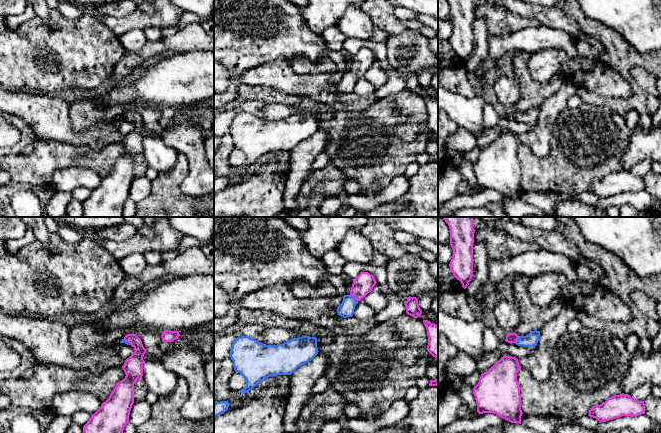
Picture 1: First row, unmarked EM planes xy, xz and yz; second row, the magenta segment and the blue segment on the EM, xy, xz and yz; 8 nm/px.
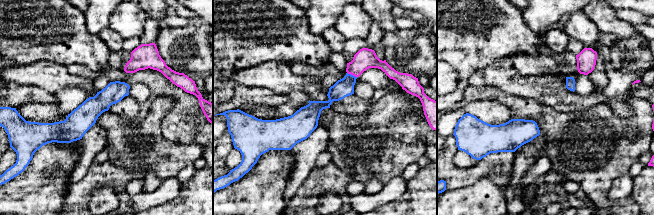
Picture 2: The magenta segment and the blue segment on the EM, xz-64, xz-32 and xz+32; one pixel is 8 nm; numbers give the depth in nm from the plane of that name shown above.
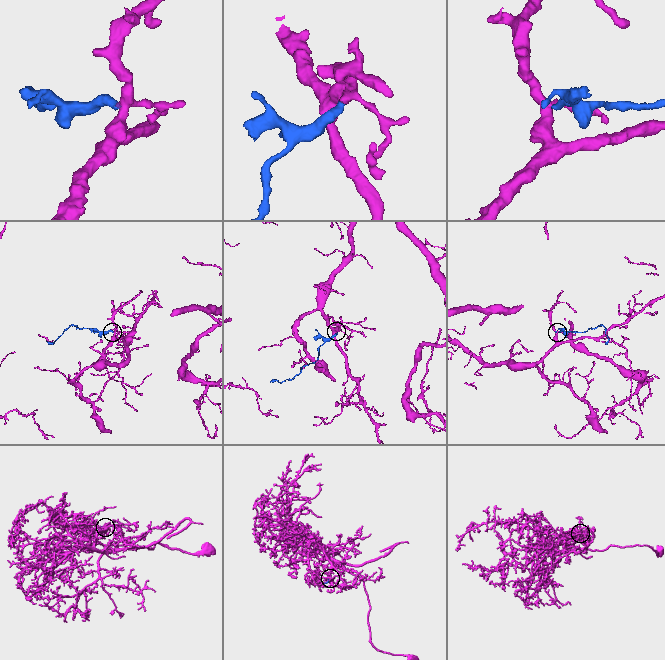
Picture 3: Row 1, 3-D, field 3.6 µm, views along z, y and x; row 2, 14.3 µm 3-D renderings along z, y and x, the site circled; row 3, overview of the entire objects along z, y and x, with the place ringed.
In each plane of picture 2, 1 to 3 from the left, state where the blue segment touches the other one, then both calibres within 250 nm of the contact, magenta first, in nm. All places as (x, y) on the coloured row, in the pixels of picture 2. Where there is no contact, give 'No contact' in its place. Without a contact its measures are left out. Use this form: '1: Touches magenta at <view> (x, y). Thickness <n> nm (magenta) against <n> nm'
1: No contact
2: Touches magenta at xz-32 (352, 74). Thickness 170 nm (magenta) against 150 nm
3: No contact

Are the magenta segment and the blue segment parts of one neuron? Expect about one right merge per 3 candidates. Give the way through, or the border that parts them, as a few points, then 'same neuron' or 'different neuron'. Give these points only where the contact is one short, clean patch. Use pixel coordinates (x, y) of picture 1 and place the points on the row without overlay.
way xz (363, 60), (354, 73), (346, 85); same neuron

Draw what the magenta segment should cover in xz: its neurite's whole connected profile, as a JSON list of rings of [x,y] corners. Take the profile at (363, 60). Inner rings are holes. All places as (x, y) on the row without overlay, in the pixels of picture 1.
[[[361,48],[353,55],[350,70],[344,71],[342,79],[337,83],[338,91],[343,94],[352,93],[358,77],[371,68],[376,59],[372,50]]]

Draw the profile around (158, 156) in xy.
[[[147,136],[143,140],[143,152],[149,167],[158,173],[167,173],[176,164],[177,152],[168,147],[161,138]]]

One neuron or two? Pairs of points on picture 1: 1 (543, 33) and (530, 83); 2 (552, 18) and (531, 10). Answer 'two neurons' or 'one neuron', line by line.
1: two neurons
2: one neuron

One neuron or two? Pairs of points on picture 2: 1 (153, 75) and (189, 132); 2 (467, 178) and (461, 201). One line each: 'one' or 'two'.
1: one
2: two

